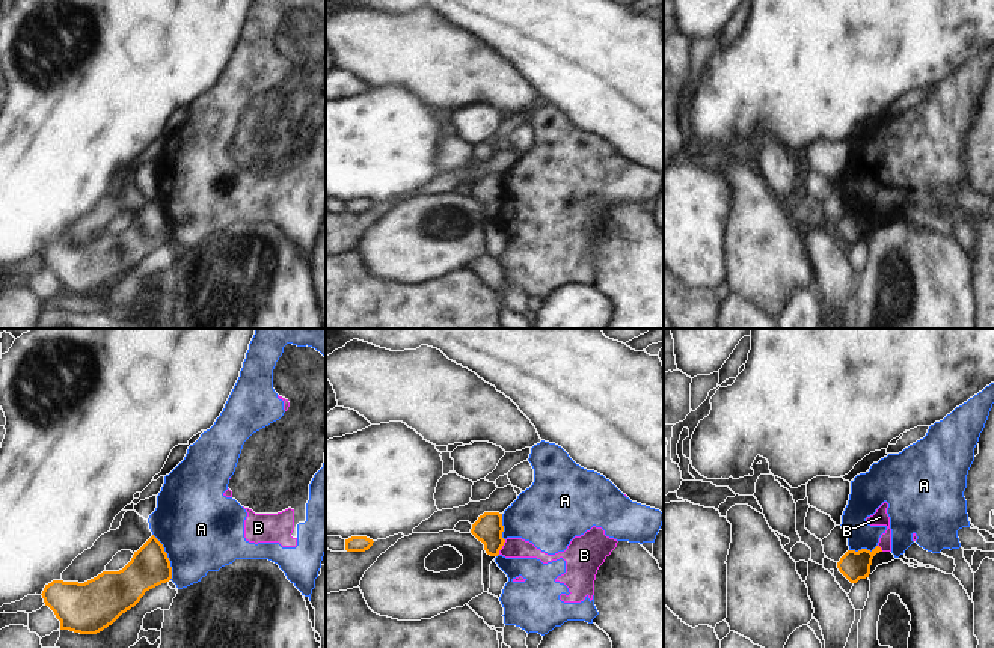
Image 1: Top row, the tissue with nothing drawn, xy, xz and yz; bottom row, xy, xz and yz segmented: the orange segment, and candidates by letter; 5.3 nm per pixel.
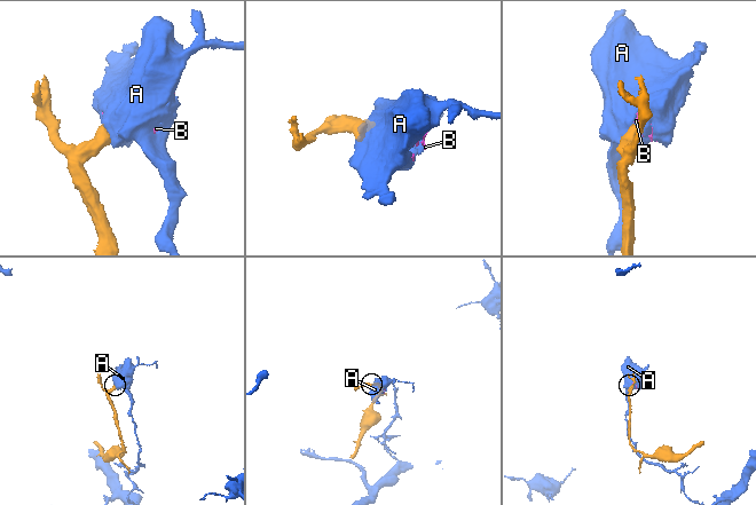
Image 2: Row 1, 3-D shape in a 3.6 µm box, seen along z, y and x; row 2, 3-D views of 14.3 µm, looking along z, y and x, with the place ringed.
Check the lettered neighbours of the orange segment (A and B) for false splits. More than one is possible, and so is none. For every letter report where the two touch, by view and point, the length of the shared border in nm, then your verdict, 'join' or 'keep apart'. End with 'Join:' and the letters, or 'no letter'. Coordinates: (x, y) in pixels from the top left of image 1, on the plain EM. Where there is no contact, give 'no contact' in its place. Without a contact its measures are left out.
A: meets orange in xy at (166, 219); contact 260 nm long; keep apart
B: meets orange in xz at (501, 210); contact 90 nm long; keep apart
Join: no letter

